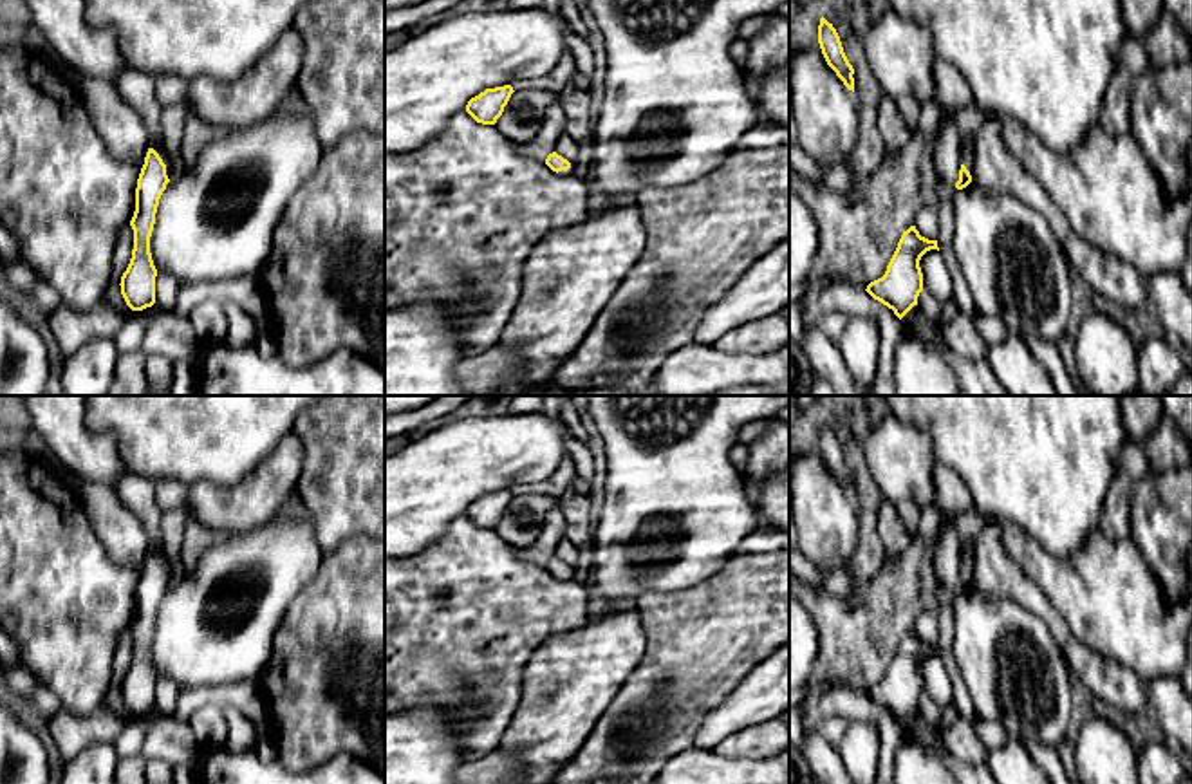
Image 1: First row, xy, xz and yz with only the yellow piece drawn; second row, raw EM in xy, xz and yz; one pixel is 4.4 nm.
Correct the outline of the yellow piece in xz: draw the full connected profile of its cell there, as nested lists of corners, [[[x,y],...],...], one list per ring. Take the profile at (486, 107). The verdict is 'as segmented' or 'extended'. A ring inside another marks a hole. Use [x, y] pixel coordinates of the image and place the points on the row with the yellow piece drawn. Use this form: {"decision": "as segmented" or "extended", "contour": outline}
{"decision": "as segmented", "contour": [[[511,85],[486,89],[479,96],[471,98],[466,105],[466,112],[482,125],[495,125],[502,116],[511,94]]]}

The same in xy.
{"decision": "as segmented", "contour": [[[148,148],[135,188],[135,211],[130,220],[134,249],[126,271],[121,276],[121,294],[132,311],[143,311],[155,303],[157,269],[150,253],[150,237],[155,224],[159,199],[170,182],[166,164],[154,148]]]}

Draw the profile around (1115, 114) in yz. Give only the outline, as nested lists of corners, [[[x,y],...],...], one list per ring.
[[[1118,65],[1100,107],[1100,128],[1111,135],[1131,135],[1132,72]]]

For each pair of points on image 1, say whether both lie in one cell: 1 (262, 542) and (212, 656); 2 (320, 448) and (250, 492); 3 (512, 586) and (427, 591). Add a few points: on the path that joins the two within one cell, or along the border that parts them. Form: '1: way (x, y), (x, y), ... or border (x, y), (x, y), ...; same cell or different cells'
1: way (268, 573), (271, 589), (257, 618), (242, 634); same cell
2: border (291, 430), (302, 445), (302, 474), (293, 495); different cells
3: way (490, 586), (448, 586); same cell

